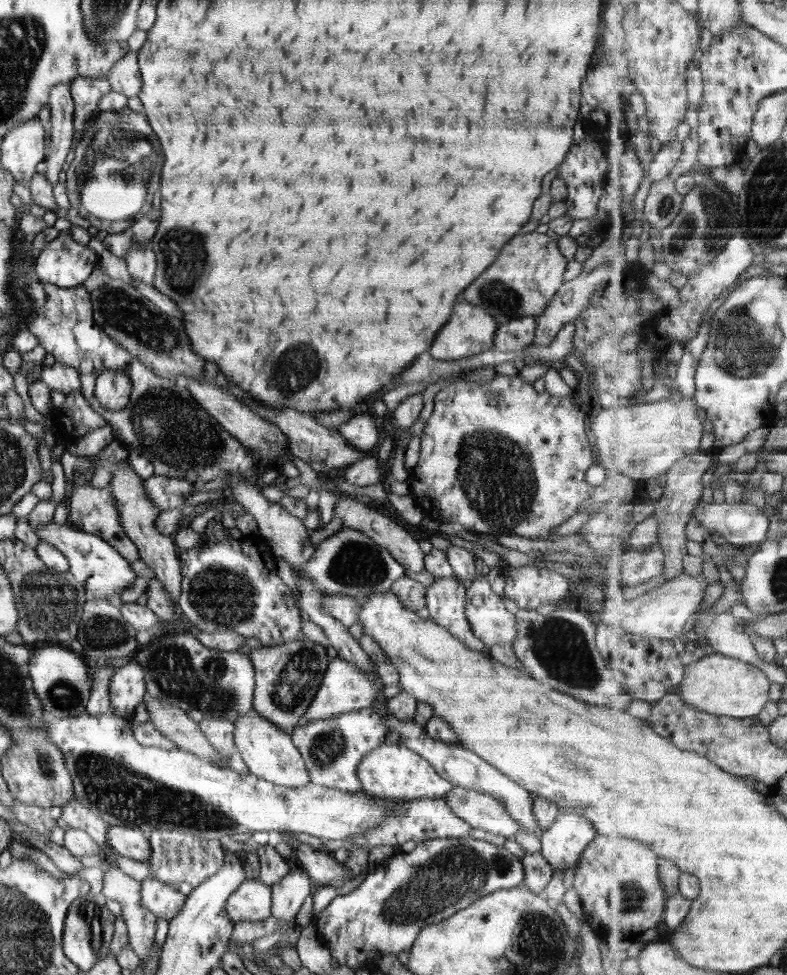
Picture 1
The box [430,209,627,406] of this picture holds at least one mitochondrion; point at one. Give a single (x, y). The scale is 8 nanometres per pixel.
(504, 300)

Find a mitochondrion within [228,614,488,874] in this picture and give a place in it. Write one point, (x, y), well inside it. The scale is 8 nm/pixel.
(291, 690)

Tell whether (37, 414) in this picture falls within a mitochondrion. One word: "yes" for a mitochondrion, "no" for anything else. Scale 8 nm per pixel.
no

